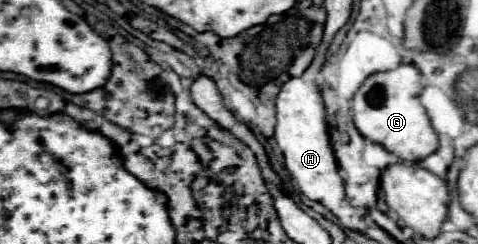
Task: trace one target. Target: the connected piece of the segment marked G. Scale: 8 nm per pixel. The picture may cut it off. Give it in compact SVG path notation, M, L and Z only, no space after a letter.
M399 64L393 70L371 74L353 96L351 110L357 130L367 140L381 144L397 158L421 162L439 148L439 138L431 126L425 108L419 102L421 90L421 72L413 64Z

